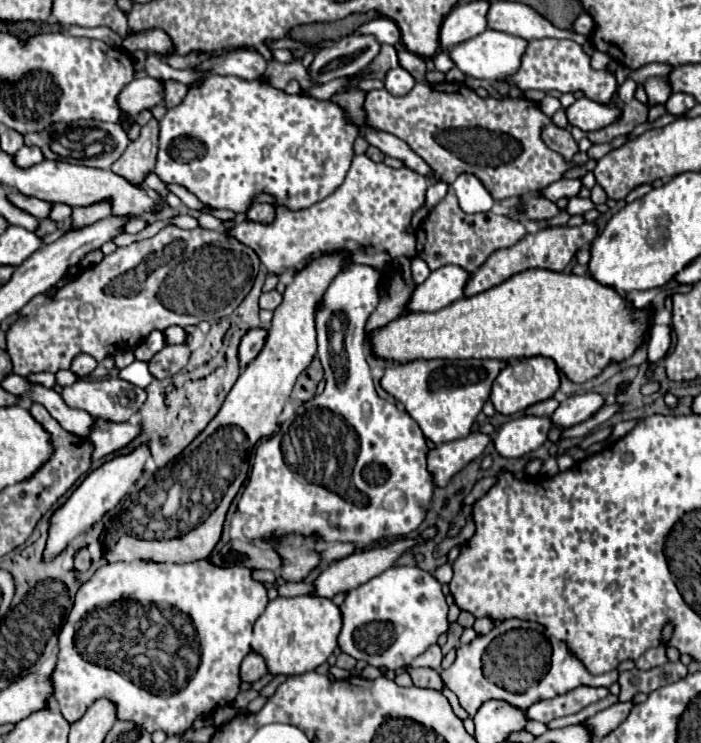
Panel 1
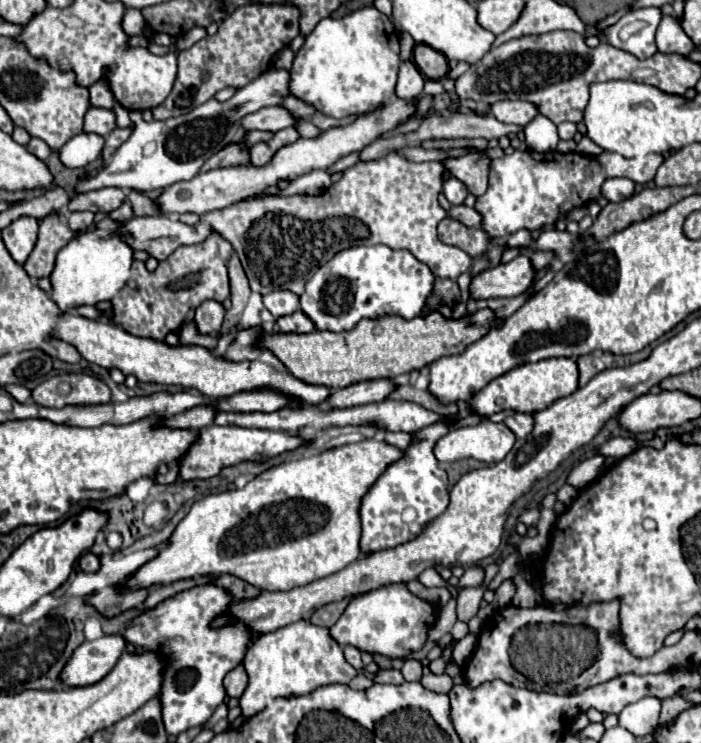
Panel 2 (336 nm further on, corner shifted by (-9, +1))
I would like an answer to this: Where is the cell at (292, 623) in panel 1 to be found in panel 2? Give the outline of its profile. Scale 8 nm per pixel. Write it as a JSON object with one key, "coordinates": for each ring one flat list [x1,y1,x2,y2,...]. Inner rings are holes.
{"coordinates":[[300,620,262,634,250,644,242,664,250,676,248,688,240,696,242,716,246,718,264,710,266,704,278,696,302,696,334,682,348,684,358,674,356,668,346,662,342,648,336,644,336,640,332,640,330,630,316,626,310,620]]}

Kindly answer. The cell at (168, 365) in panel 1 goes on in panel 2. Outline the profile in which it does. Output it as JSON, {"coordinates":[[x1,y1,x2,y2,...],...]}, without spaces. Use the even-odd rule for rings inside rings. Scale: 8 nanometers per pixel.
{"coordinates":[[208,300,196,308,194,324,196,324,198,332,204,336,216,334,222,326,222,320,224,320,224,308,222,308,222,304,218,304,214,300]]}

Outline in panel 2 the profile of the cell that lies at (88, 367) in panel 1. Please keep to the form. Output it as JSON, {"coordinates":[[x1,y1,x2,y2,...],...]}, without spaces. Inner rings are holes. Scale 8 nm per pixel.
{"coordinates":[[48,340,48,342,42,346,42,350,44,350,46,354,62,360,62,362,78,364,78,362,82,360,80,352,78,352,72,344,66,344,66,342,62,342,62,340]]}

